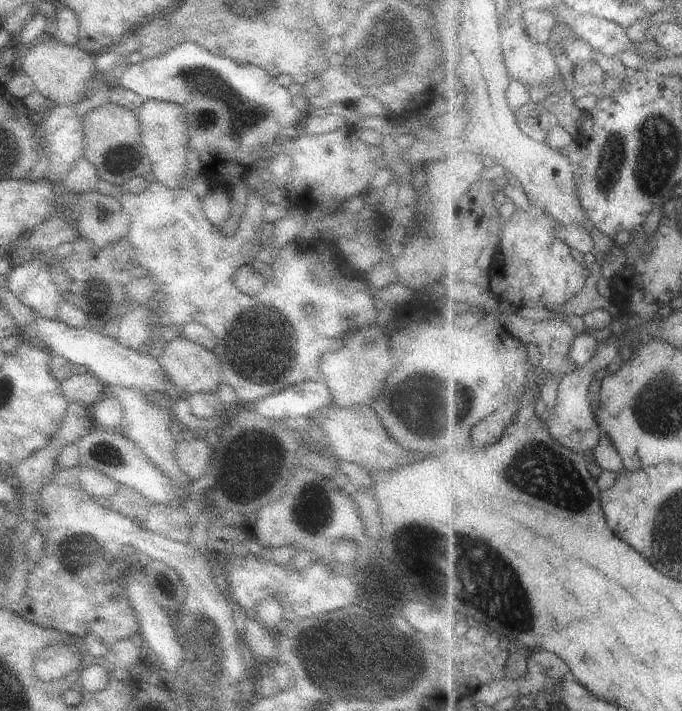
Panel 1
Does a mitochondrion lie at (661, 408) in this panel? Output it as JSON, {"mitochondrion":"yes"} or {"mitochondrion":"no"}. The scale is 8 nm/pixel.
{"mitochondrion":"yes"}

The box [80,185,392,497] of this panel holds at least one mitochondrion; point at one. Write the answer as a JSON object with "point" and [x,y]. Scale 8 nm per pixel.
{"point":[265,344]}

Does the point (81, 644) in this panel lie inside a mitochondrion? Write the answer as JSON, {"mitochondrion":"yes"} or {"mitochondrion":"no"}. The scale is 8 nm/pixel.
{"mitochondrion":"no"}

